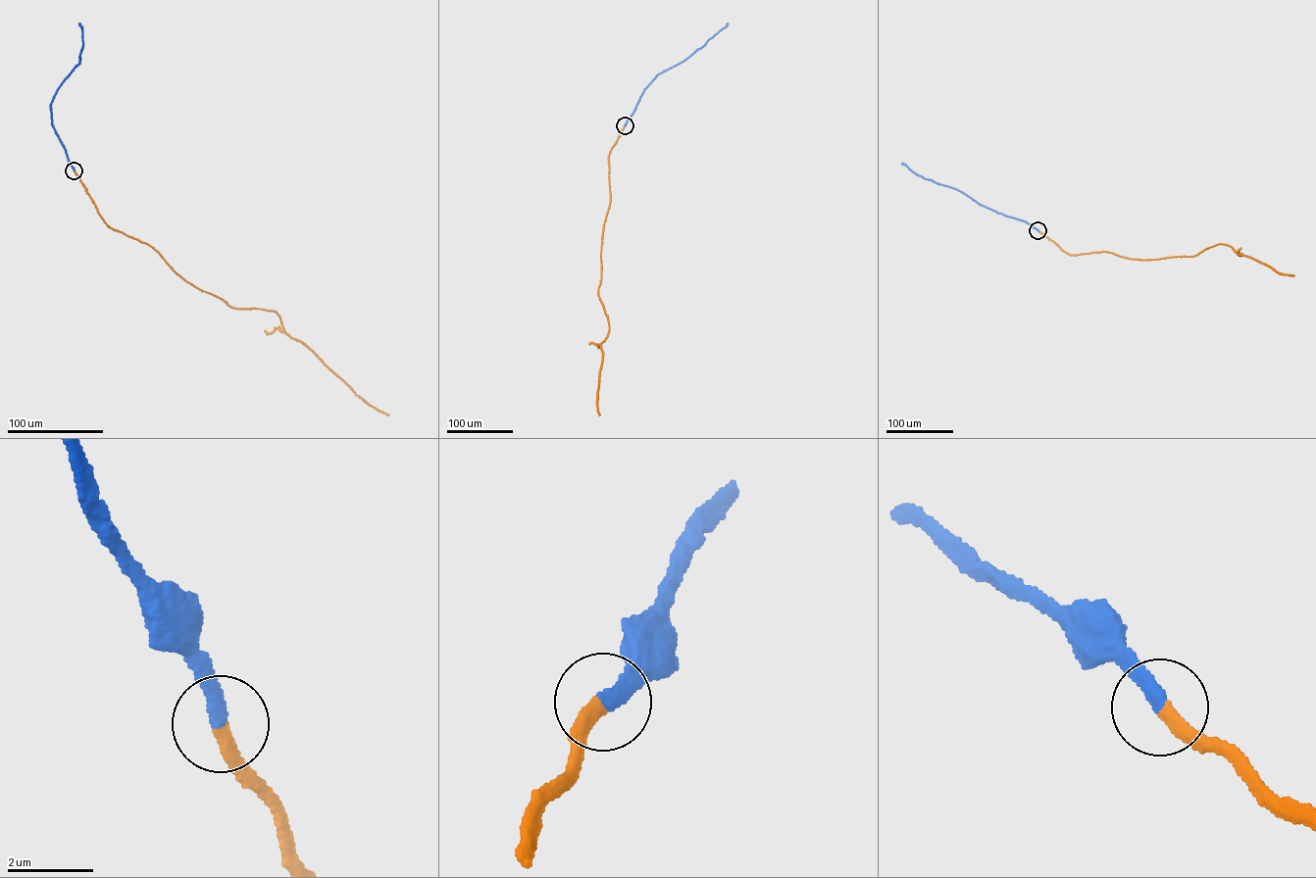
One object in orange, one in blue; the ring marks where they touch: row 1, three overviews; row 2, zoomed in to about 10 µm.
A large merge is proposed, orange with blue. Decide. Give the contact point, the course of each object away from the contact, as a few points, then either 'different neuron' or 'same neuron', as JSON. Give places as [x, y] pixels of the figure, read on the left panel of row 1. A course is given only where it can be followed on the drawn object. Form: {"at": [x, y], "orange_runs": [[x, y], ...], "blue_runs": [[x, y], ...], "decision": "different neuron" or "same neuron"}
{"at": [74, 170], "orange_runs": [[74, 170], [109, 226], [150, 245], [187, 282], [233, 308], [277, 312], [284, 332], [388, 414]], "blue_runs": [[74, 170], [51, 124], [50, 106], [56, 91], [79, 64], [82, 43], [78, 24]], "decision": "same neuron"}

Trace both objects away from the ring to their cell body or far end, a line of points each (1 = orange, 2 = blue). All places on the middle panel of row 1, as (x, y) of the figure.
1: (625, 125), (608, 158), (610, 198), (602, 238), (598, 295), (609, 331), (600, 344), (599, 414)
2: (625, 125), (644, 89), (656, 75), (684, 61), (728, 24)

